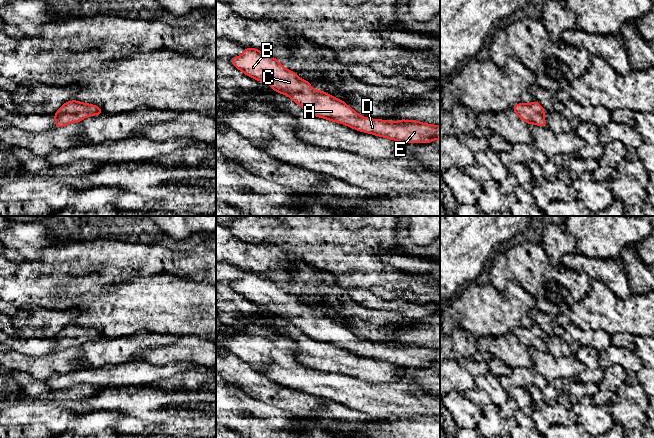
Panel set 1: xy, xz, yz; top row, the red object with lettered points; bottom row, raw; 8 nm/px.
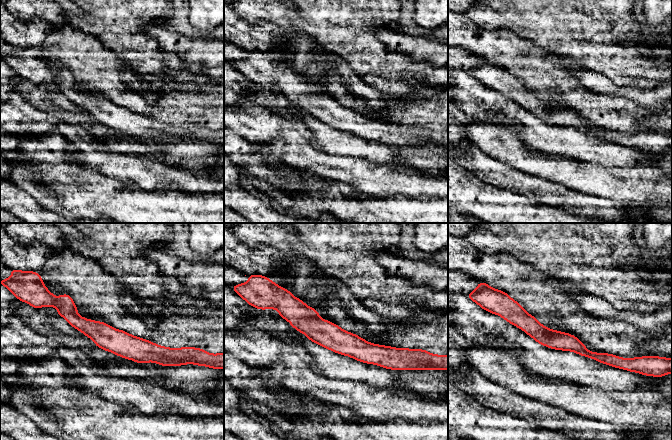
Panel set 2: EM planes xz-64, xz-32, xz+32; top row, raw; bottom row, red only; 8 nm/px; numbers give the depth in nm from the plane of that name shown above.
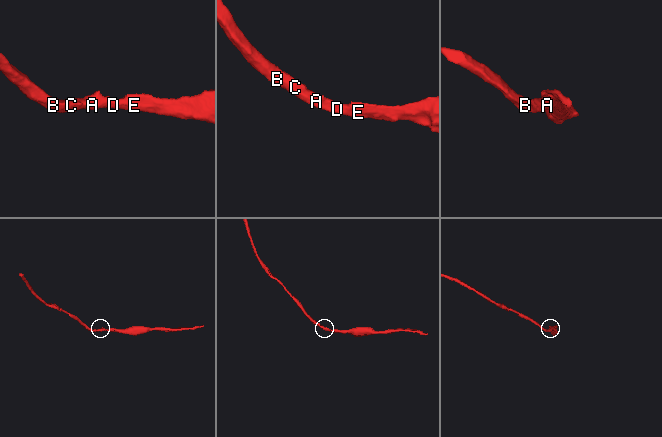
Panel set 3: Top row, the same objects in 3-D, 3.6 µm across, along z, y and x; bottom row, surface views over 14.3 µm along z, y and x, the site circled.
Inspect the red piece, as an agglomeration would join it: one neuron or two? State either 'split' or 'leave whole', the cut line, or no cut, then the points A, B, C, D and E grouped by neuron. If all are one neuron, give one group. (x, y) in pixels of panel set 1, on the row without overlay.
leave whole; cut none; groups A B C D E

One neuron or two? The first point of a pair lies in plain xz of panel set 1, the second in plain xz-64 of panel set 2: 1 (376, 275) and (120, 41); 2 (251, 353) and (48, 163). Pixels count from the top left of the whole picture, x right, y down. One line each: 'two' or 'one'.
1: one
2: two

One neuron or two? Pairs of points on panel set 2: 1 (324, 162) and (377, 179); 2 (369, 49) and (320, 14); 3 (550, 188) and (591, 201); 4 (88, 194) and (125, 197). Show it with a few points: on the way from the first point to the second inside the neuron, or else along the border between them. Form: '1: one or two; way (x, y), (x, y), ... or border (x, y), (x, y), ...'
1: one; way (337, 167), (358, 172), (364, 176)
2: one; way (357, 37), (332, 14)
3: one; way (560, 196), (567, 199), (581, 200)
4: one; way (97, 196), (116, 197)

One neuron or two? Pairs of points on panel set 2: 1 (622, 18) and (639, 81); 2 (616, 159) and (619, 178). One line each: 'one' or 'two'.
1: one
2: two

